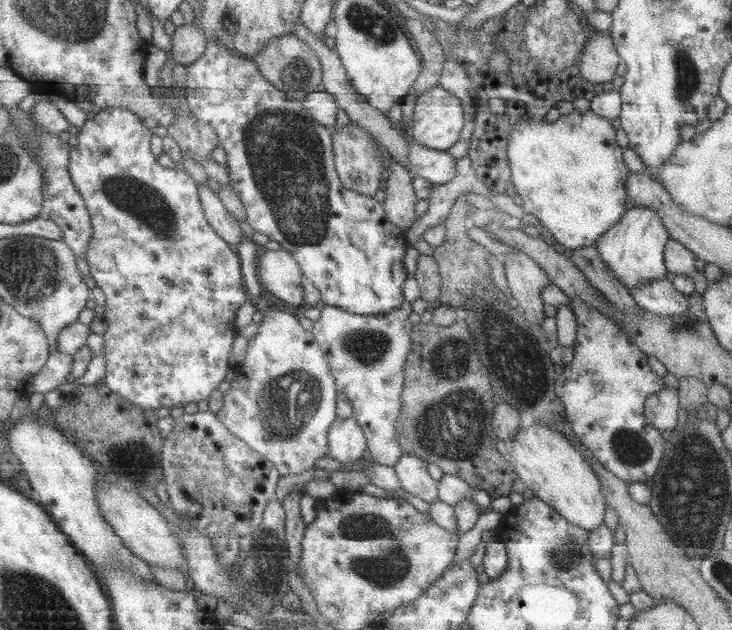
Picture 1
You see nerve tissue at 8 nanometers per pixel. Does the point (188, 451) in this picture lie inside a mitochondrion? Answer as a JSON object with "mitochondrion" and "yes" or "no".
{"mitochondrion":"no"}

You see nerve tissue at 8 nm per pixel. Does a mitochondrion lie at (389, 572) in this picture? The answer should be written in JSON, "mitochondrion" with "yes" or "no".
{"mitochondrion":"yes"}

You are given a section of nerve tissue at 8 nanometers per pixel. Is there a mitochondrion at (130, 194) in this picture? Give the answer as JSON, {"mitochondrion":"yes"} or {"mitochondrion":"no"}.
{"mitochondrion":"yes"}

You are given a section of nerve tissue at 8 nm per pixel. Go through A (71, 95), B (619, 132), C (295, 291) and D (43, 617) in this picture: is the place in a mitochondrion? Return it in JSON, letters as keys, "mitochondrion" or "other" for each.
{"A":"other","B":"other","C":"other","D":"mitochondrion"}

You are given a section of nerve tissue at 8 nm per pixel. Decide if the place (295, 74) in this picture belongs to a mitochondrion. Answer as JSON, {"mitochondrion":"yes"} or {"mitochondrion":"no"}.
{"mitochondrion":"yes"}

